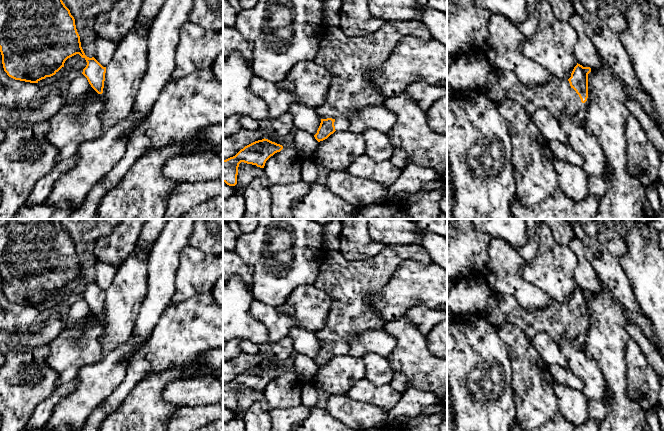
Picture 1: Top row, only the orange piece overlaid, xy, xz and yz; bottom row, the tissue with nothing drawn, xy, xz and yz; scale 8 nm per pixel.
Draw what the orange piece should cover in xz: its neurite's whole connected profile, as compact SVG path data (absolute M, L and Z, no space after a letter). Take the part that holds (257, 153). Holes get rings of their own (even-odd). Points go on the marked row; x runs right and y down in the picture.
M265 138L245 146L235 156L223 160L223 182L235 186L241 162L264 168L266 161L282 149L282 145Z

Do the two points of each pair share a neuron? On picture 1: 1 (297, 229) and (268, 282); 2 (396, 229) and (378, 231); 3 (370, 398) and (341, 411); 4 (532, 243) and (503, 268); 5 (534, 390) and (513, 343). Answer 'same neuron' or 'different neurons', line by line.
1: same neuron
2: same neuron
3: different neurons
4: different neurons
5: same neuron

